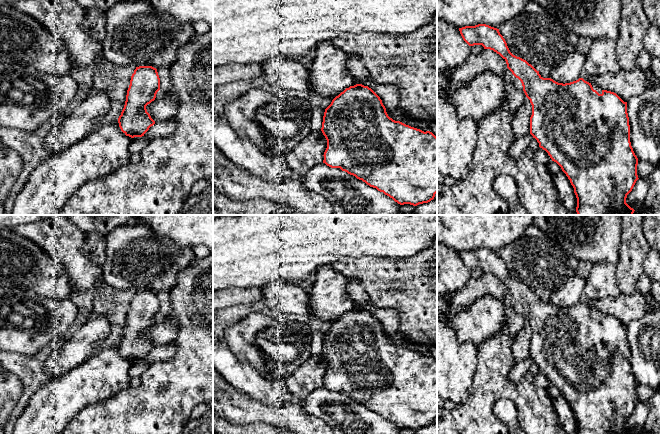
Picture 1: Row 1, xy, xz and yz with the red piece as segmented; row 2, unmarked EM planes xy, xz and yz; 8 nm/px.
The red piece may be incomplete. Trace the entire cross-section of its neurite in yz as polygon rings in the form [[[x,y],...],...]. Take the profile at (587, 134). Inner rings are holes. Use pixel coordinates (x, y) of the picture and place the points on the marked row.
[[[478,24],[459,28],[459,31],[469,46],[482,45],[499,54],[521,81],[532,105],[530,134],[570,180],[577,198],[577,214],[633,215],[635,210],[626,203],[626,198],[639,179],[638,158],[630,142],[627,102],[583,78],[565,84],[543,78],[526,60],[510,52],[497,28]]]

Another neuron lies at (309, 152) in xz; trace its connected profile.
[[[311,131],[285,155],[289,169],[303,175],[317,164],[323,163],[327,140],[322,131]]]

